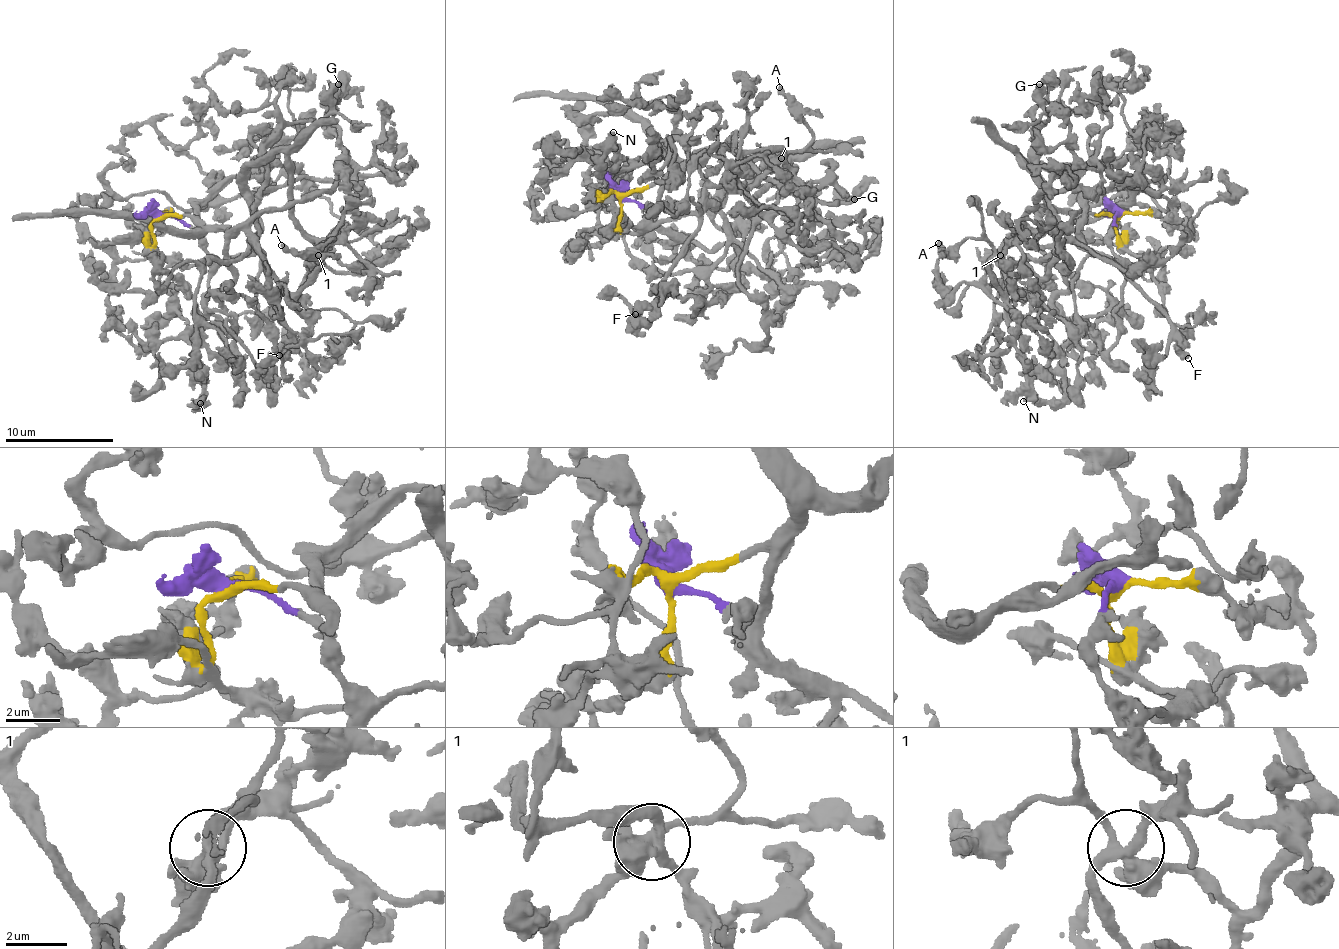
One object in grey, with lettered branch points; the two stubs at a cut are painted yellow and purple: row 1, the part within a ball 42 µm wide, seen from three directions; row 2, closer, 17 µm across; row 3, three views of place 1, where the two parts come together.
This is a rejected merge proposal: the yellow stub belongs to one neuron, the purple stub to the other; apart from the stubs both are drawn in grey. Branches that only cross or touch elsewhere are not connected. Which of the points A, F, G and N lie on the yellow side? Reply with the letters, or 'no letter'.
N

